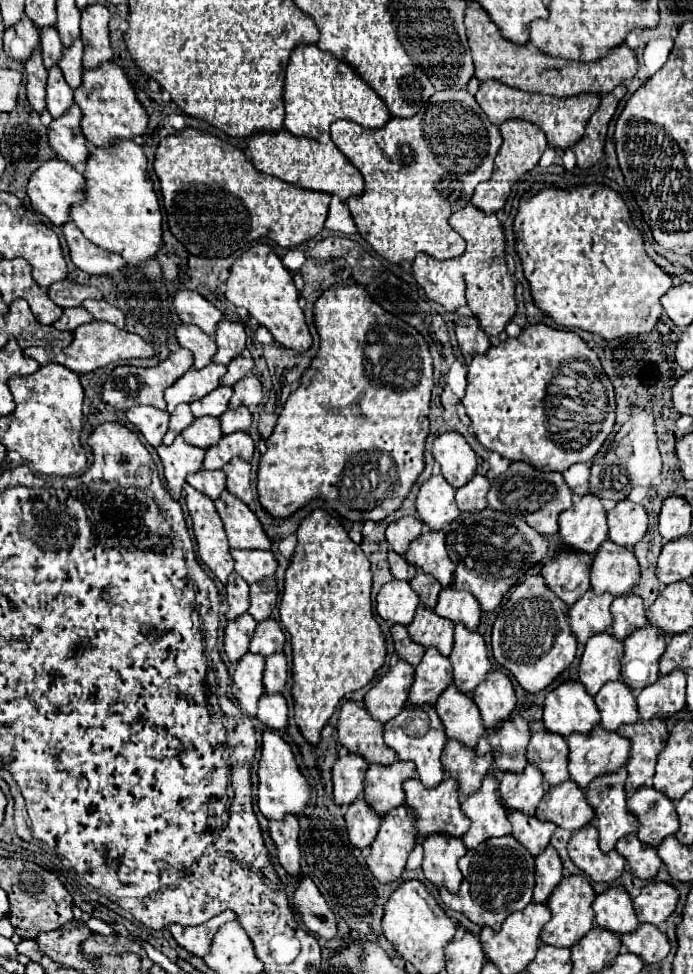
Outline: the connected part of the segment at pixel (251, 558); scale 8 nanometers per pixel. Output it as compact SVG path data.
M231 548L231 556L235 560L235 572L241 574L247 584L253 584L261 578L275 574L277 560L275 560L271 550Z

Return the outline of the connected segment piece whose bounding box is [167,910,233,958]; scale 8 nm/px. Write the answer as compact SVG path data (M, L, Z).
M225 910L221 914L217 914L215 918L211 918L209 922L203 922L199 926L181 926L181 924L171 924L167 930L173 934L173 938L177 940L177 944L181 948L185 948L189 954L193 956L205 956L205 948L209 948L209 942L215 934L215 930L219 930L221 924L233 920L233 912Z

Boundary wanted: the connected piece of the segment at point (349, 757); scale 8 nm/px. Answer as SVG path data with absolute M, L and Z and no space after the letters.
M345 754L333 764L333 802L337 806L345 806L361 798L363 780L369 762L365 758L357 758L355 754Z

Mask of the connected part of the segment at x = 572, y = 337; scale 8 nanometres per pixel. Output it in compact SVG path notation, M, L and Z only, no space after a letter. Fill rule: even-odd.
M545 324L527 326L525 330L521 330L519 338L507 338L505 342L501 342L501 344L495 346L495 348L491 348L489 352L485 352L485 354L481 354L481 356L473 356L473 360L471 360L471 364L469 364L469 374L467 374L467 394L465 394L465 398L463 398L461 402L463 402L465 410L467 410L467 416L471 418L471 428L473 428L473 432L475 432L475 438L481 442L481 446L485 446L485 448L491 450L491 452L501 454L503 458L507 458L507 460L511 460L511 462L523 460L523 462L533 464L535 468L551 470L551 472L565 472L569 466L573 466L573 464L577 464L577 462L589 462L589 460L601 450L601 446L605 444L605 440L607 440L607 436L611 434L613 424L615 424L615 394L613 394L613 386L609 384L609 378L605 376L597 354L595 354L593 350L589 350L587 344L585 344L575 332L569 332L569 330L555 330L555 328L549 328L549 326L545 326ZM571 360L585 360L585 362L589 362L589 364L593 366L595 374L599 376L601 386L595 386L595 388L591 388L591 390L583 390L583 392L589 392L589 394L593 392L593 394L589 396L589 400L581 400L581 402L559 402L559 400L555 400L555 402L549 402L549 400L547 400L547 396L549 396L547 388L551 388L551 380L553 380L553 376L555 376L555 368L559 368L563 362L571 362Z

